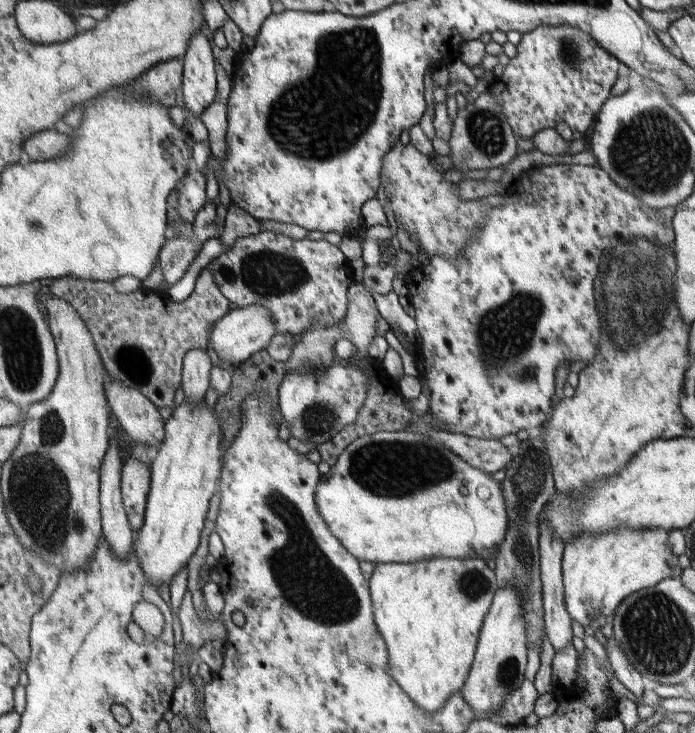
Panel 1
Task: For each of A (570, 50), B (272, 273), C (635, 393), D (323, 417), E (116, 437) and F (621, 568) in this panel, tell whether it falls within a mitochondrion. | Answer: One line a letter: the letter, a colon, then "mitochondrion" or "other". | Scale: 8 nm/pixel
A: mitochondrion
B: mitochondrion
C: other
D: mitochondrion
E: other
F: other

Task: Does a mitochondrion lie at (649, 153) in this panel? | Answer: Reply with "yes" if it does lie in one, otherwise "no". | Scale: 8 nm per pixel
yes

